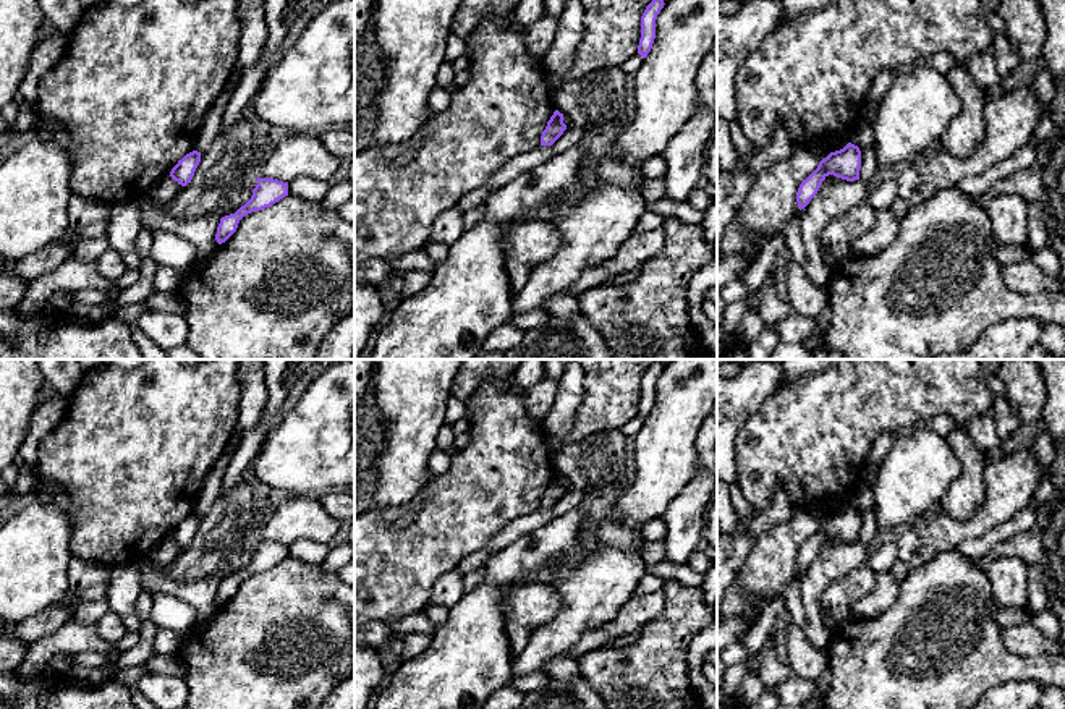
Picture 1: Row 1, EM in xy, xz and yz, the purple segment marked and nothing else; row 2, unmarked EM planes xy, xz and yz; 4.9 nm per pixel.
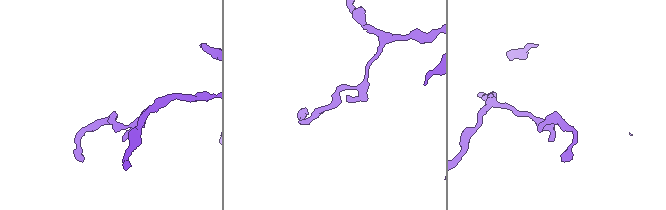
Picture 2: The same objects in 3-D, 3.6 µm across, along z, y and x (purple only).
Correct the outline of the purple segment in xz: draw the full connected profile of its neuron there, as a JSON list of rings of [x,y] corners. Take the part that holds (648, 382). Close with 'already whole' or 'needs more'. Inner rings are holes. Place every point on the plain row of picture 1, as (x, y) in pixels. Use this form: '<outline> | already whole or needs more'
[[[656,359],[644,372],[641,379],[641,401],[638,408],[638,416],[646,421],[652,411],[656,401],[656,382],[660,372],[664,371],[664,363]]] | already whole

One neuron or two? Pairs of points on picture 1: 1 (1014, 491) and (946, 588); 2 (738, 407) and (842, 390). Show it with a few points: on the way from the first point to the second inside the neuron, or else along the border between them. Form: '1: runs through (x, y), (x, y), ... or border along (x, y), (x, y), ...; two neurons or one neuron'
1: border along (955, 547), (937, 552), (921, 565); two neurons
2: border along (780, 386), (738, 433); two neurons

